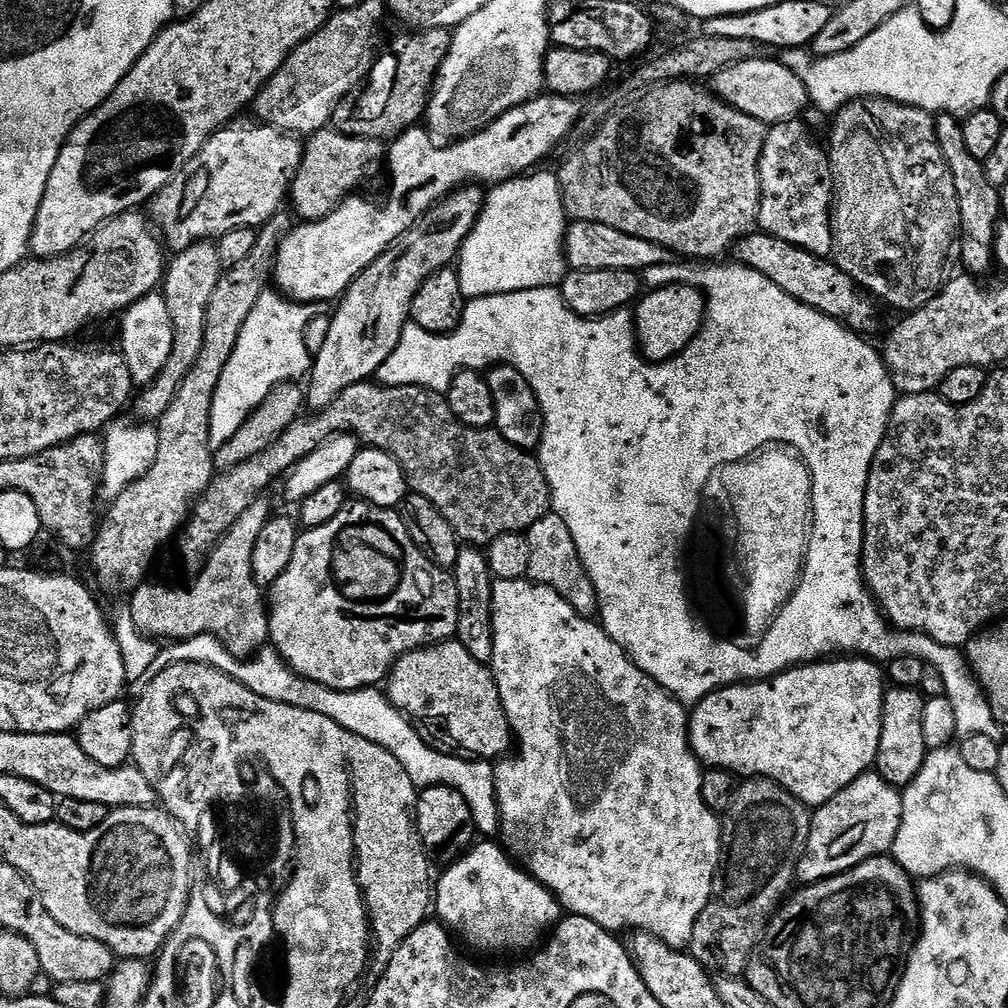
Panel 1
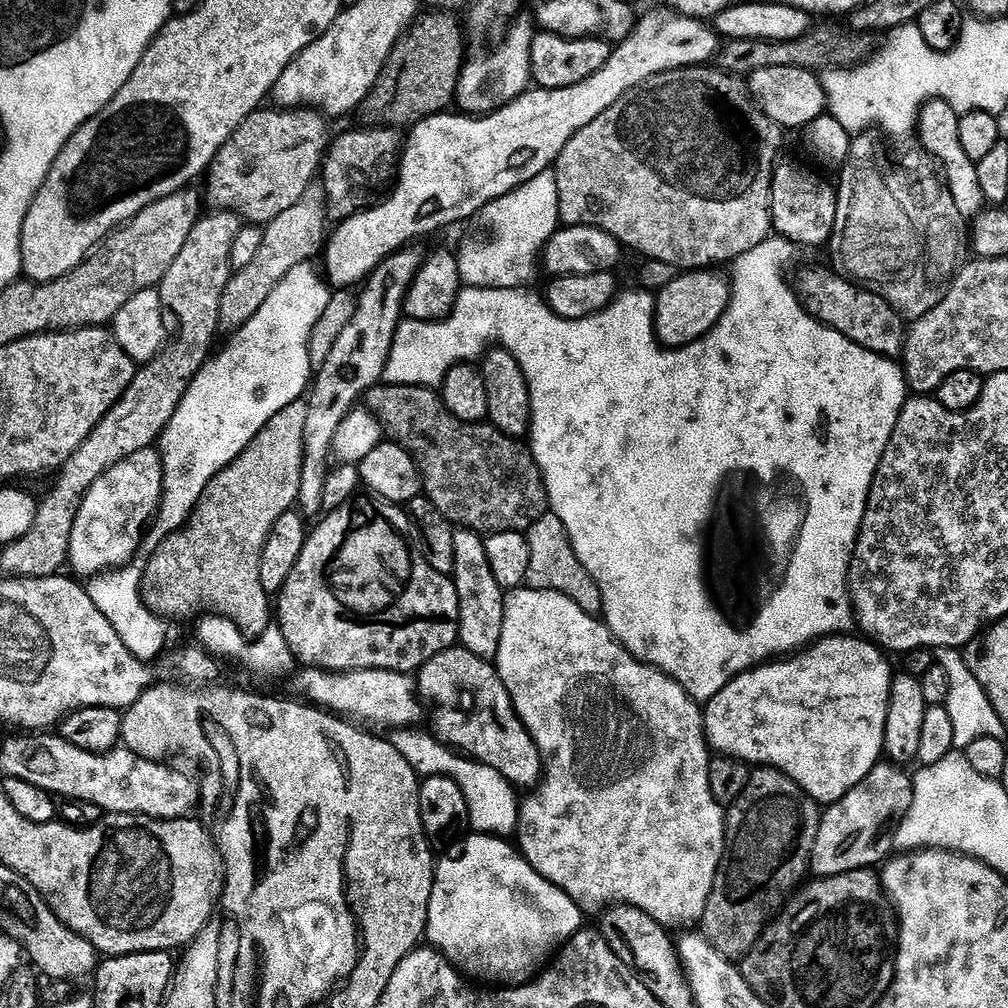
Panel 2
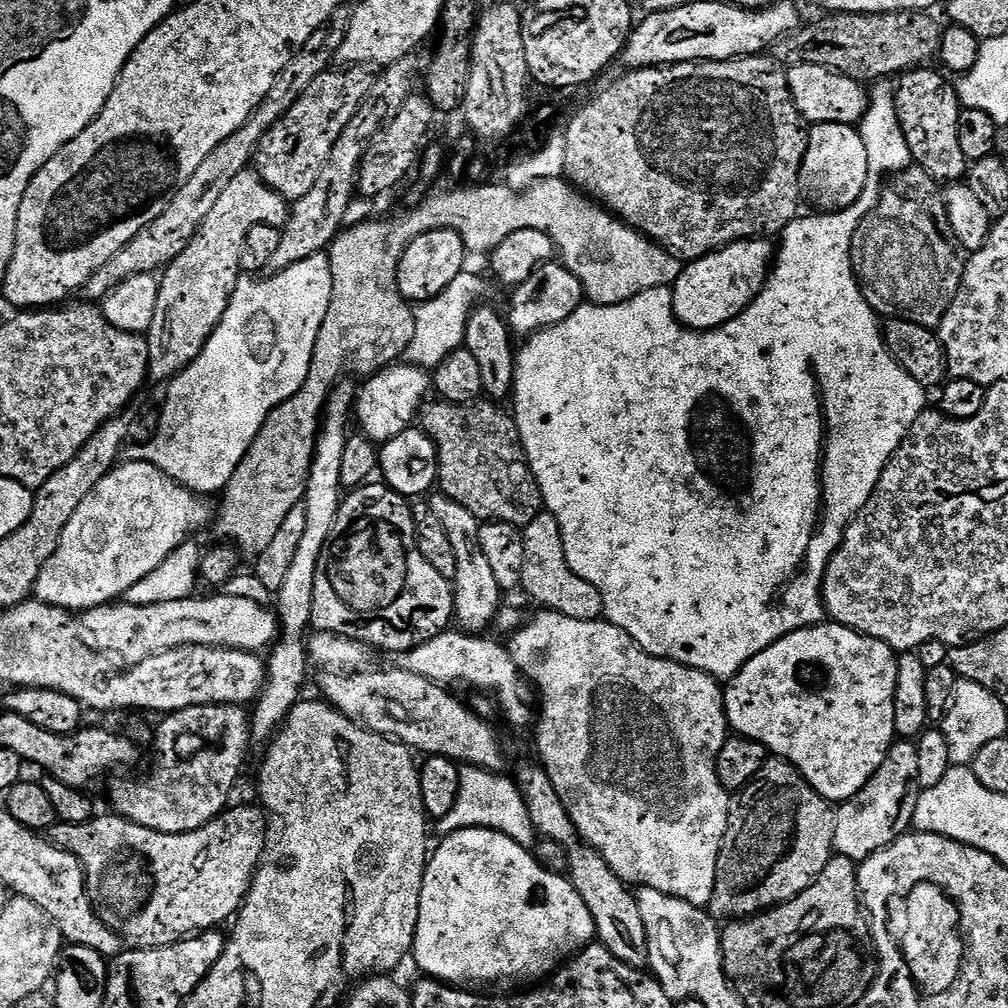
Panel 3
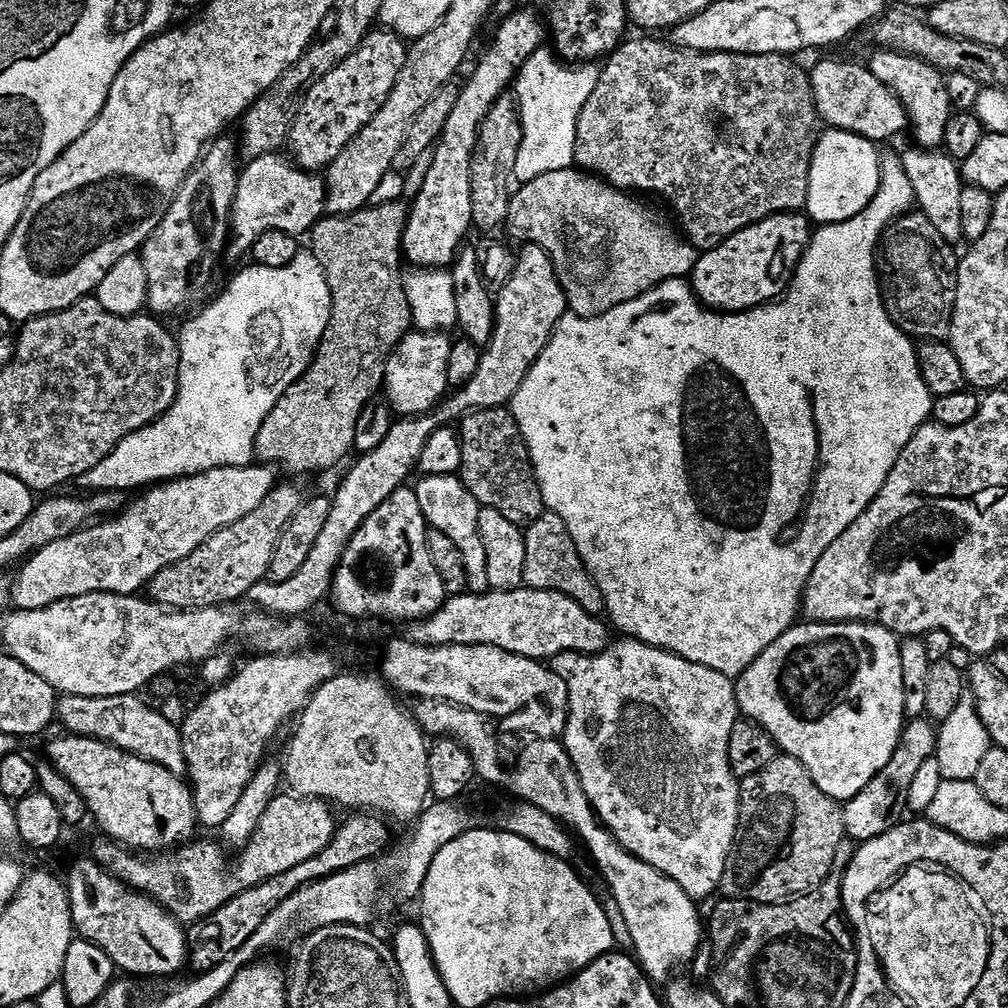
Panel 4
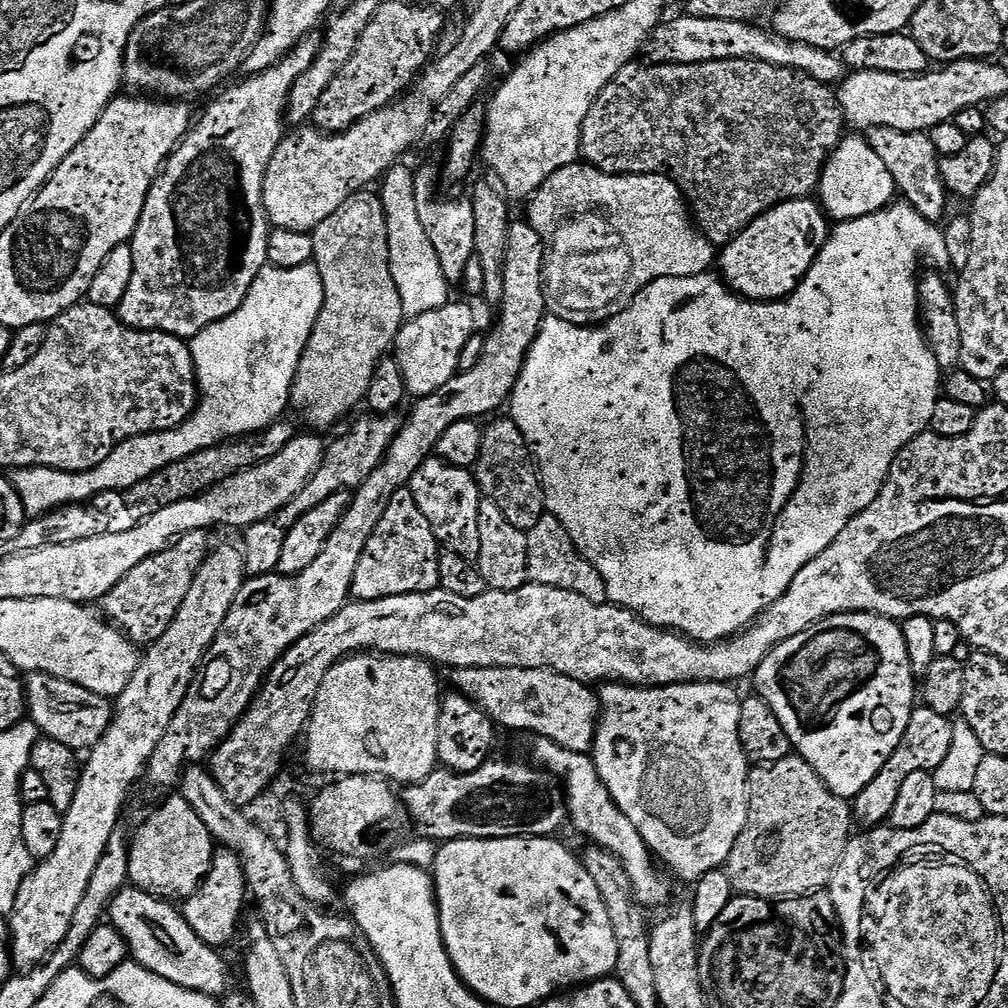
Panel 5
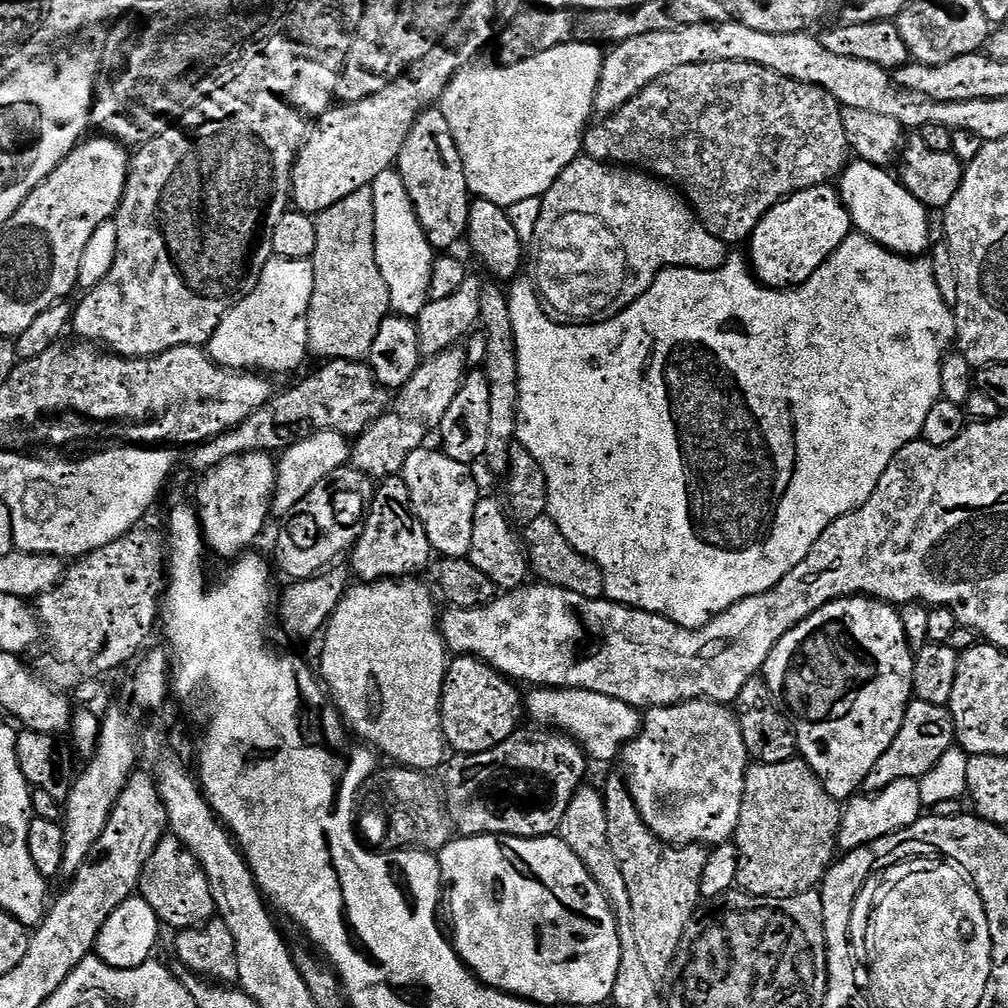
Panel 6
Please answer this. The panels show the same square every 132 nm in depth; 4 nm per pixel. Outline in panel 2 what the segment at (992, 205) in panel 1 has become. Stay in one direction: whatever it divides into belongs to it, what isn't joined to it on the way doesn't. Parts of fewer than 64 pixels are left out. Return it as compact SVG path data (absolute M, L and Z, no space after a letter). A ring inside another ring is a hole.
M947 99L927 100L920 109L918 121L919 147L927 152L937 165L942 166L942 179L950 190L950 198L954 198L954 206L965 216L971 218L984 211L986 201L978 180L977 163L972 161L966 151L962 150L959 122L961 113Z

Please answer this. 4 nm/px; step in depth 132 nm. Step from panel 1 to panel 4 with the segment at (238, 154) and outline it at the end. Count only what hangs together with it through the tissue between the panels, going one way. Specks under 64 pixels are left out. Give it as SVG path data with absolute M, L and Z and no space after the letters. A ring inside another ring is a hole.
M373 30L368 33L367 41L346 58L330 74L326 74L315 86L309 90L292 124L292 133L288 135L288 144L292 152L290 156L305 172L313 174L323 173L346 150L346 146L367 124L382 110L386 98L390 98L390 90L394 90L394 82L398 82L398 74L402 74L402 66L408 57L409 45L395 32L387 30Z

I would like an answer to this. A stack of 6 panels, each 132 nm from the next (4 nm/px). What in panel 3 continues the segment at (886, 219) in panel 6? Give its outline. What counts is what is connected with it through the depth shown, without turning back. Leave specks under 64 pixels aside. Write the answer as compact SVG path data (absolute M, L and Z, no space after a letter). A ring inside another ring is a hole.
M813 124L808 133L808 145L800 171L800 195L813 204L813 209L824 212L838 212L848 208L860 197L868 181L868 159L866 146L862 146L859 131L850 124Z

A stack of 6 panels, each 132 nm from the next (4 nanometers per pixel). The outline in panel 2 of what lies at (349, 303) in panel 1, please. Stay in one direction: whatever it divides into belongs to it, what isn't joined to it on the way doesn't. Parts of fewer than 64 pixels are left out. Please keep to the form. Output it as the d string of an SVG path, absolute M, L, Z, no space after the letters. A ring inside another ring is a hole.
M405 246L393 256L388 256L373 270L372 275L366 280L364 294L360 294L356 302L356 313L350 318L348 324L339 329L336 341L324 360L324 365L319 365L314 379L310 384L310 391L307 393L308 409L306 410L306 434L304 435L304 457L302 458L302 486L300 487L300 498L298 508L305 517L319 517L325 511L323 506L323 491L326 489L326 482L332 458L334 458L334 440L338 428L342 425L343 419L350 414L353 408L361 403L362 397L371 392L384 380L384 367L390 358L390 350L394 342L394 334L398 330L400 321L404 316L404 299L410 290L414 280L414 274L420 269L421 253L415 252L415 247Z

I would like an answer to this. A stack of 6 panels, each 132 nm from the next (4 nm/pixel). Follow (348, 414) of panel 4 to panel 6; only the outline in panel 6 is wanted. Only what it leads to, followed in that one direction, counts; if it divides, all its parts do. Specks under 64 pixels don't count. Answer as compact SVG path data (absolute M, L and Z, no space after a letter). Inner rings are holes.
M371 187L356 191L327 212L319 213L317 230L319 240L314 260L318 281L309 312L309 351L321 360L367 361L383 324L393 311L392 296L377 262L376 200Z

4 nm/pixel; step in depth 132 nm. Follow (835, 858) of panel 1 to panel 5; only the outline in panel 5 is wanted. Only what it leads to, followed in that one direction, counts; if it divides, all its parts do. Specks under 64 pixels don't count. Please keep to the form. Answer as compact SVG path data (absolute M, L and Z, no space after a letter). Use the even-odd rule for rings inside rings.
M923 706L912 709L912 717L906 726L906 734L902 742L894 750L894 754L878 770L878 774L854 797L854 816L864 826L880 826L891 817L894 802L898 802L898 794L902 790L902 782L915 772L935 772L936 767L946 758L946 750L950 750L953 721L942 714L934 714L934 710Z

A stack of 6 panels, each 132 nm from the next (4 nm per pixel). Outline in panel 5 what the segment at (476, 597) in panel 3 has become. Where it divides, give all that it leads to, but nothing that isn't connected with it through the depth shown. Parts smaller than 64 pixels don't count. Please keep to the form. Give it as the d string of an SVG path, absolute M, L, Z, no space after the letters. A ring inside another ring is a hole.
M429 458L416 473L412 475L411 490L418 510L426 514L426 522L434 530L437 541L451 551L465 556L473 562L480 558L480 502L482 493L475 475L469 469L447 464L439 458Z

